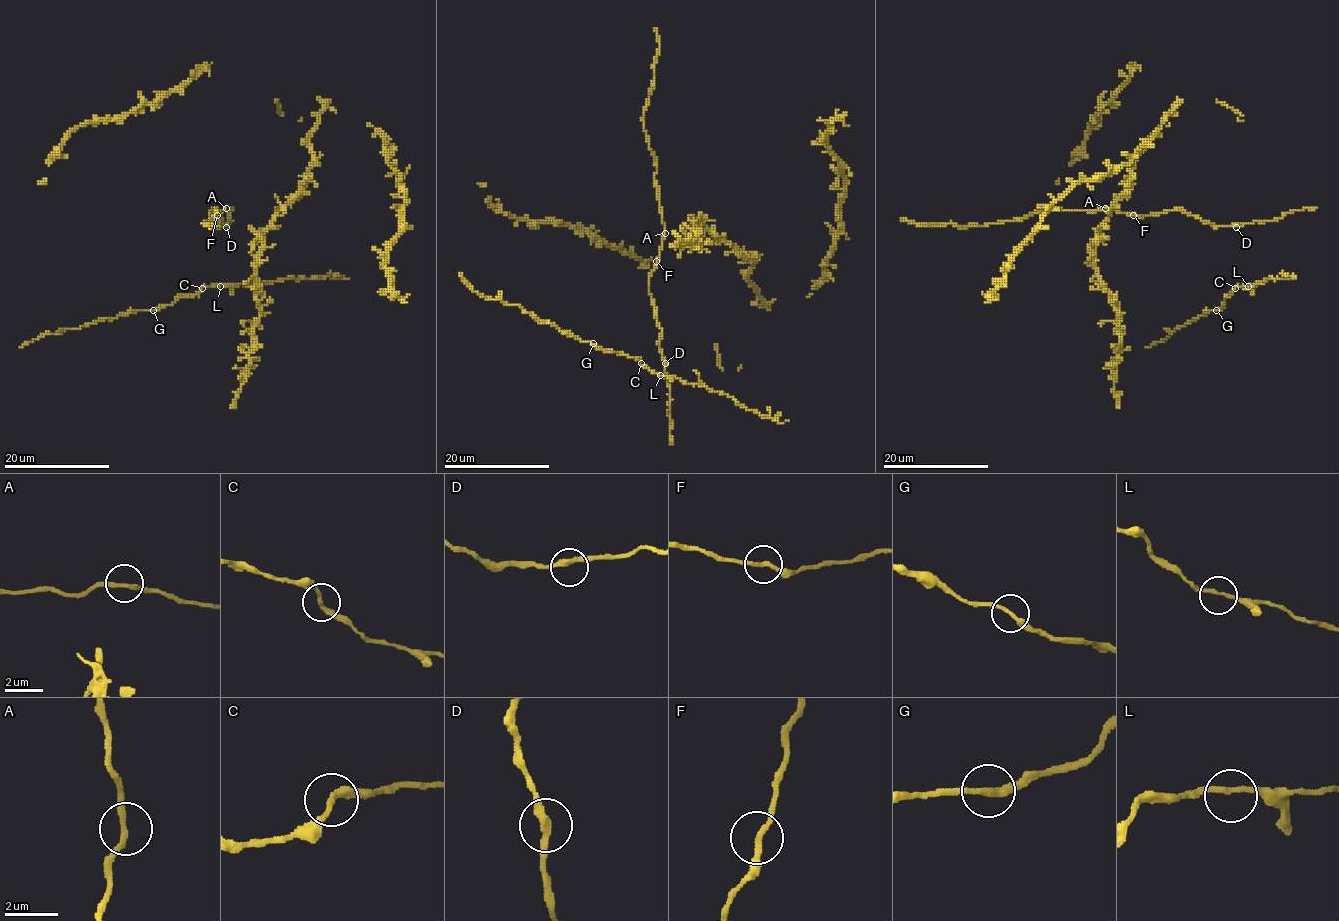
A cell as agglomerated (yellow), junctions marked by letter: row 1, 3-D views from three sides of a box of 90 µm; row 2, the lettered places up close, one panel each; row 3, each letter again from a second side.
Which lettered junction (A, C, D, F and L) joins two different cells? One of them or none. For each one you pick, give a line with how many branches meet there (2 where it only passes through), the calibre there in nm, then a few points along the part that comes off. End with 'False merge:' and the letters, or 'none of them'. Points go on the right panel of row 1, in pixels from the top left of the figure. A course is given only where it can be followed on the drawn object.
False merge: none of them

